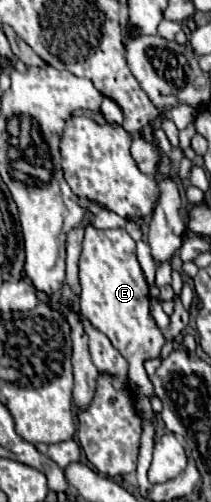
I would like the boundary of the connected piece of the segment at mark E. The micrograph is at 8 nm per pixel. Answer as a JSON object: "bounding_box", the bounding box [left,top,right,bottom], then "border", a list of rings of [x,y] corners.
{"bounding_box":[79,223,165,397],"border":[[[91,223],[85,225],[85,239],[83,239],[83,251],[79,259],[79,281],[81,281],[81,313],[99,329],[103,331],[115,349],[129,361],[129,383],[131,391],[135,395],[153,397],[153,383],[149,381],[143,363],[147,359],[159,359],[161,349],[165,345],[165,337],[155,325],[151,311],[149,311],[149,287],[145,281],[145,275],[141,271],[141,265],[135,255],[135,241],[129,237],[125,229],[97,229]]]}

